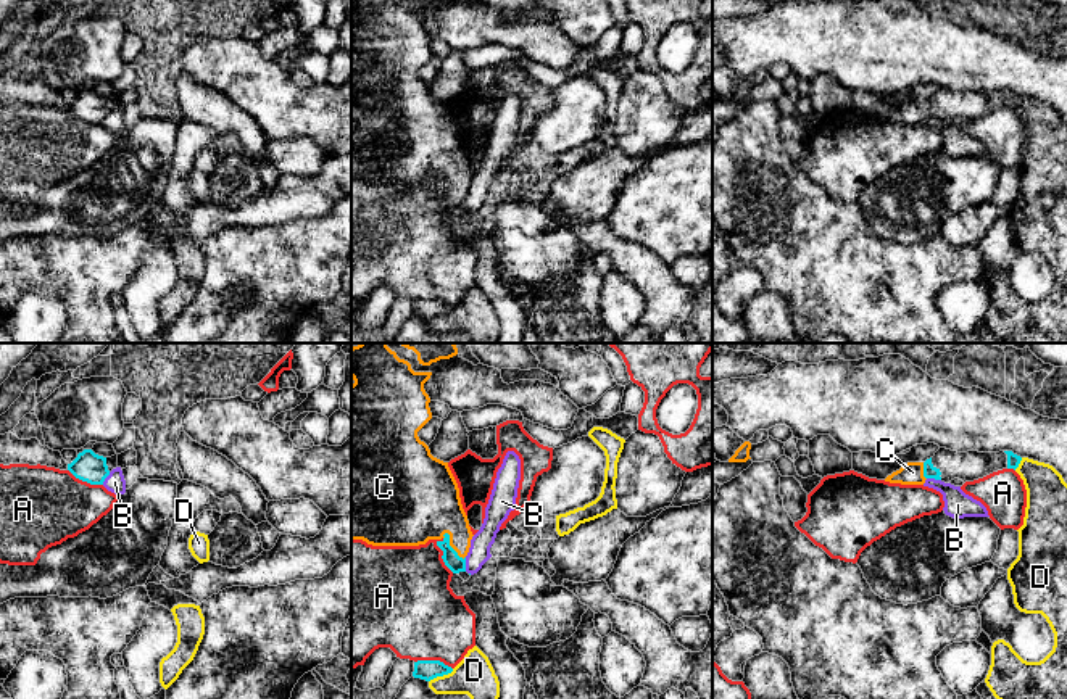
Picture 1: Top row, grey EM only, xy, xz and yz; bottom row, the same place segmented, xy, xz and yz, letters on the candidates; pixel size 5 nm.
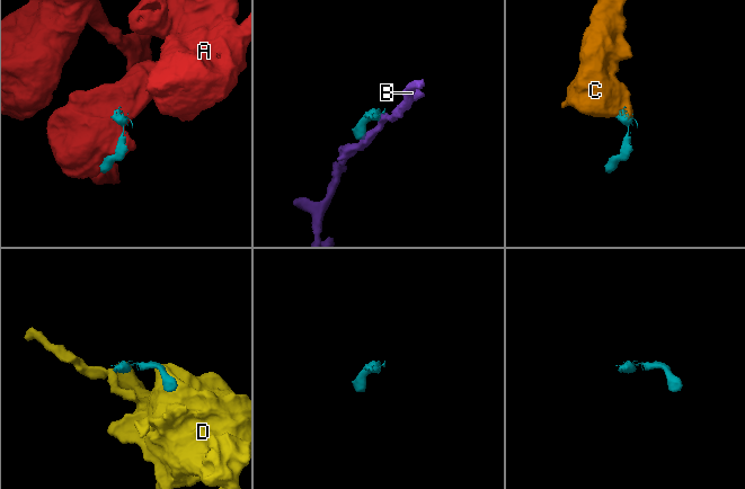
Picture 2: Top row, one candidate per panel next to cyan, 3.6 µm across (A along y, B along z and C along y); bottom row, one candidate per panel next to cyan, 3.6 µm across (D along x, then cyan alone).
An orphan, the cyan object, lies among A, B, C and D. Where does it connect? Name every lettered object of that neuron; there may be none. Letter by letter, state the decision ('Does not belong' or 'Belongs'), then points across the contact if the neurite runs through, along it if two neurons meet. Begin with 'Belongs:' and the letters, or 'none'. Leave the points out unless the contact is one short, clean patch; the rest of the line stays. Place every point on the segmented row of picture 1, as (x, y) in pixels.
Belongs: C
A: Does not belong
B: Does not belong. Boundary: xz (464, 558), (466, 570)
C: Belongs. Path across: xz (456, 564), (450, 546), (450, 532), (423, 504)
D: Does not belong

